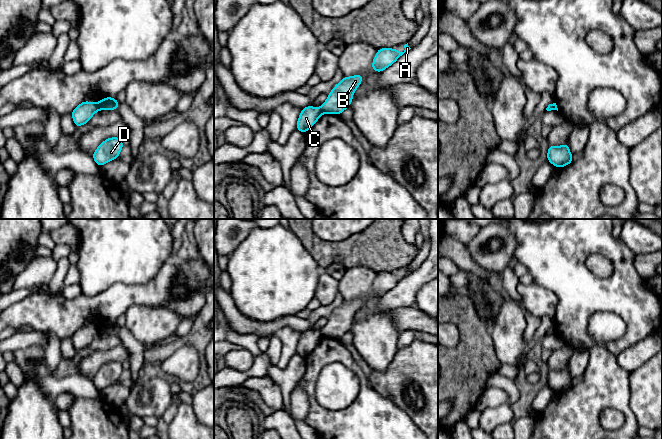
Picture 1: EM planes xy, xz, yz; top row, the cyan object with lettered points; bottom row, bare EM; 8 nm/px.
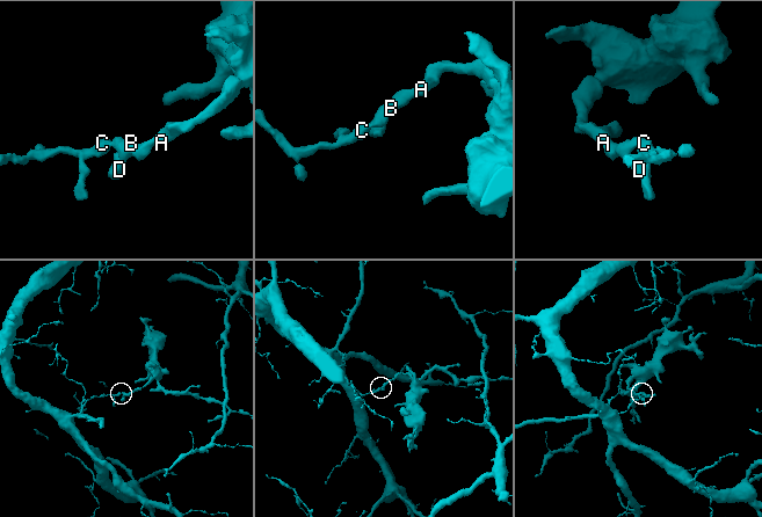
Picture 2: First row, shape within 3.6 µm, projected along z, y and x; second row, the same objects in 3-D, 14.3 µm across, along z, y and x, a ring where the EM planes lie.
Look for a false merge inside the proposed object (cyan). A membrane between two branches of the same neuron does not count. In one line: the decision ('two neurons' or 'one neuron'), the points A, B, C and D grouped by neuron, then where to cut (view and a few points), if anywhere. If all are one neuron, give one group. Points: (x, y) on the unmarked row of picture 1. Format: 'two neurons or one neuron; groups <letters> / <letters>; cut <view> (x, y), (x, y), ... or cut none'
two neurons; groups A B D / C; cut xy (97, 327), (99, 333)

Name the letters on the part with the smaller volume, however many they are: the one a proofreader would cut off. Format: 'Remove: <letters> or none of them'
Remove: A, B, D

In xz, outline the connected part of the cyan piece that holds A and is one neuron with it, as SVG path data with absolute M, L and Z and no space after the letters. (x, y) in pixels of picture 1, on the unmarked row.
M408 267L404 269L404 272L405 274L403 276L398 275L395 272L379 272L372 286L372 294L374 296L384 295L395 287L400 280L411 273L408 270Z

